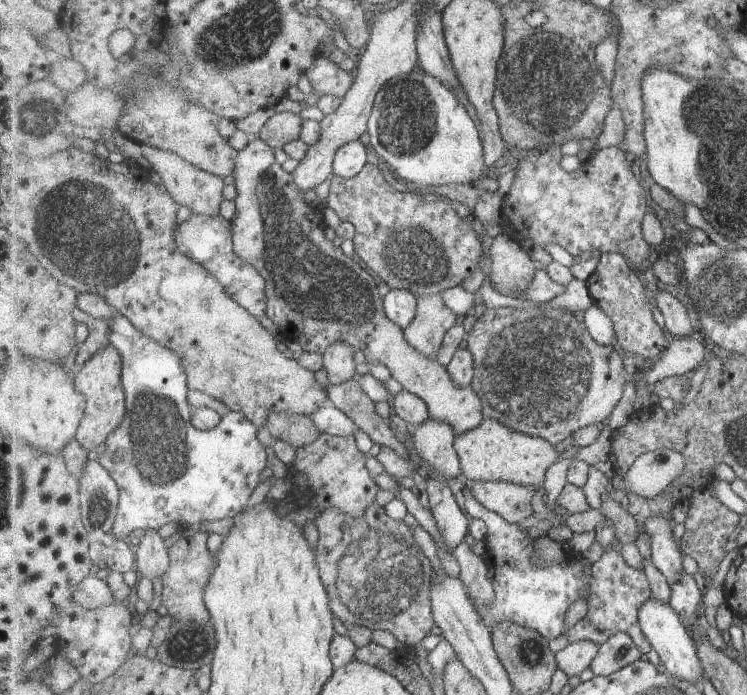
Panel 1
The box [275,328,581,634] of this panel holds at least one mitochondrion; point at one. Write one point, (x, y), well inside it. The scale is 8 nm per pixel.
(378, 571)

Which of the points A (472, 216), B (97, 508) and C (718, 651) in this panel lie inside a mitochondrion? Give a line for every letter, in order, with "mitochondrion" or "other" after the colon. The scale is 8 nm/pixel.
A: other
B: mitochondrion
C: other

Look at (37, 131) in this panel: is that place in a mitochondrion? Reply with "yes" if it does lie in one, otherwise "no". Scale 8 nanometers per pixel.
yes

